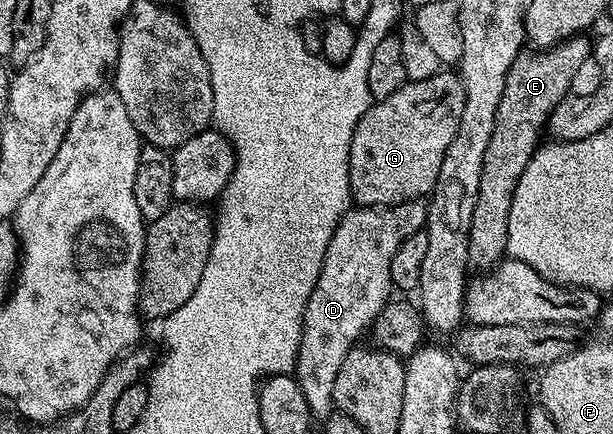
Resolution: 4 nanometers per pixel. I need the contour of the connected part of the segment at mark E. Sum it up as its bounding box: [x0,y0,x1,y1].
[468,35,591,271]

